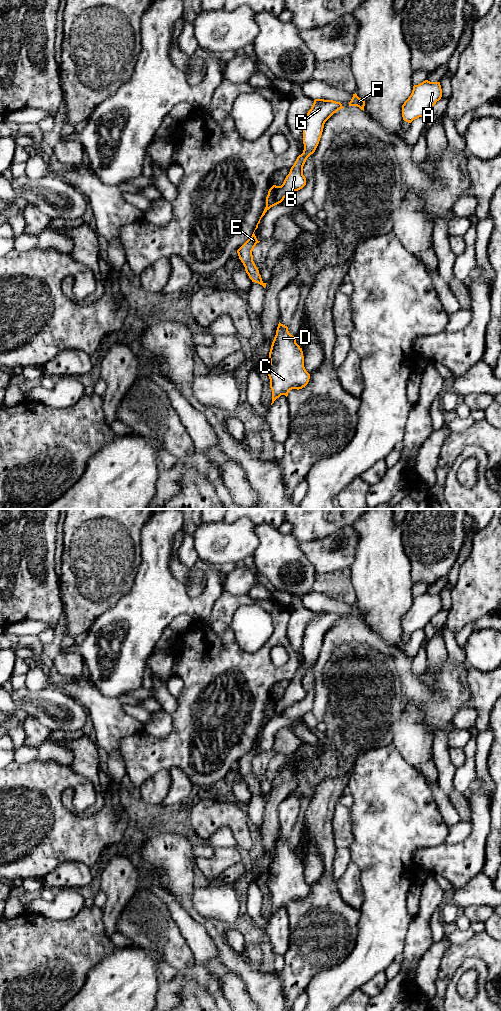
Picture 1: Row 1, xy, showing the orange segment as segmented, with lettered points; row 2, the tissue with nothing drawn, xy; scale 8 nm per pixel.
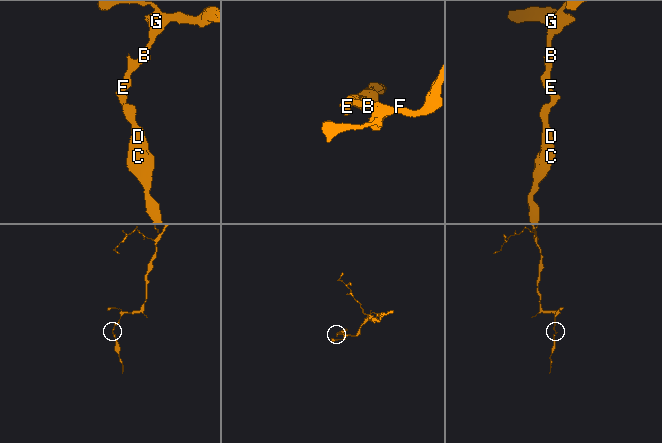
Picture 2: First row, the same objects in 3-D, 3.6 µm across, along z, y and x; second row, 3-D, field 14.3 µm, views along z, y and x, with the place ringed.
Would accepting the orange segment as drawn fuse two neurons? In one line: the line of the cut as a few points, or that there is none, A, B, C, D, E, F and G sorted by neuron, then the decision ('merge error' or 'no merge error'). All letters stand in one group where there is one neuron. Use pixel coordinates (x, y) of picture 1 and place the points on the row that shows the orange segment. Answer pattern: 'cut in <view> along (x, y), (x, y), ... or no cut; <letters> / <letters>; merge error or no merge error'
no cut; A B C D E F G; no merge error

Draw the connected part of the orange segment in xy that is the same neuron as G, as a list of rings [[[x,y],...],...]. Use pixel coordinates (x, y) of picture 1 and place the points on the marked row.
[[[315,99],[311,109],[308,111],[304,123],[303,123],[303,144],[304,150],[301,155],[299,155],[291,167],[289,174],[286,176],[283,184],[281,186],[273,185],[266,197],[266,207],[256,225],[255,230],[258,228],[258,224],[260,223],[261,218],[265,215],[265,213],[273,206],[281,203],[285,197],[292,194],[295,191],[302,189],[306,185],[306,178],[303,175],[303,166],[307,160],[307,158],[313,154],[319,144],[324,124],[325,122],[338,110],[344,108],[340,102],[336,102],[333,100],[324,100],[324,99]]]

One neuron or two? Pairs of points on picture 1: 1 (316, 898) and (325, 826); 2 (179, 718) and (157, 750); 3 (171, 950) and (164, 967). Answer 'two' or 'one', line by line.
1: one
2: one
3: two

